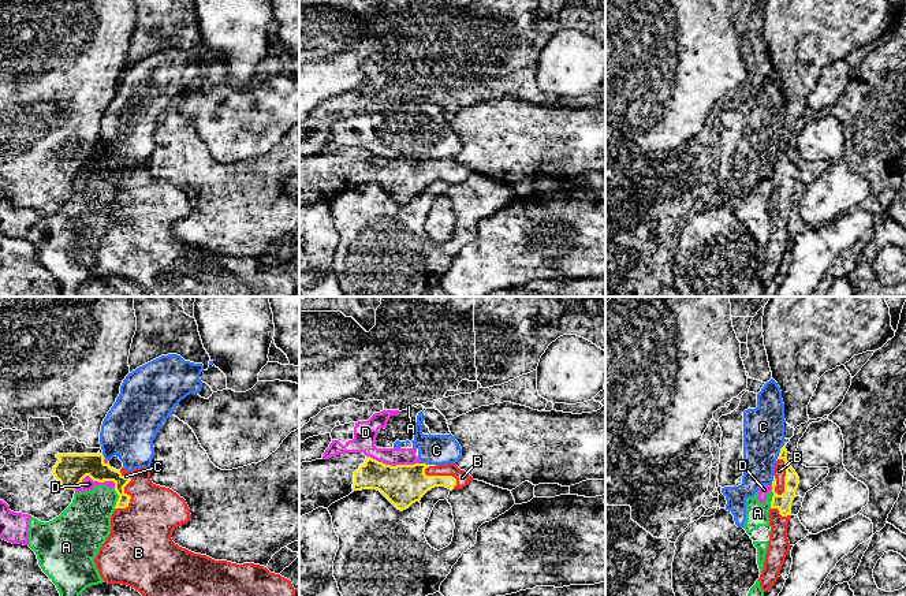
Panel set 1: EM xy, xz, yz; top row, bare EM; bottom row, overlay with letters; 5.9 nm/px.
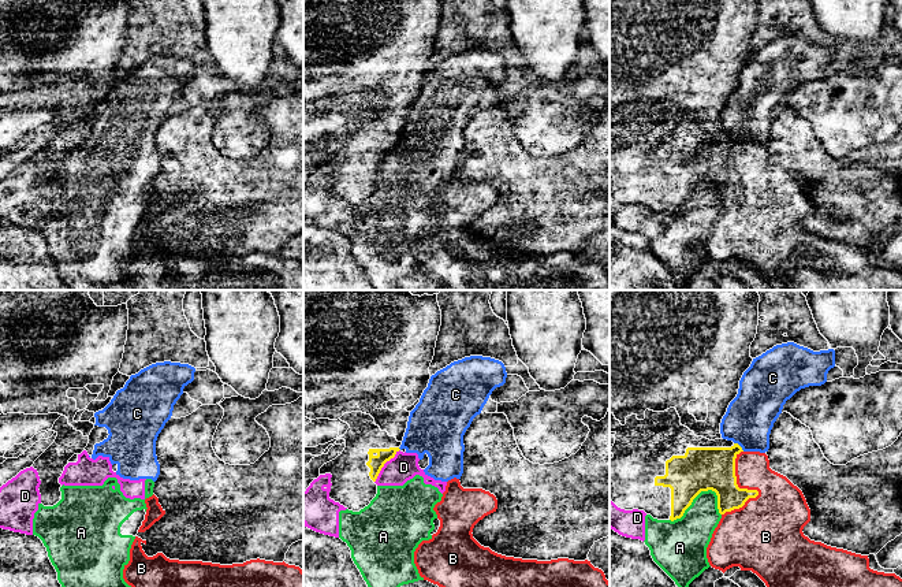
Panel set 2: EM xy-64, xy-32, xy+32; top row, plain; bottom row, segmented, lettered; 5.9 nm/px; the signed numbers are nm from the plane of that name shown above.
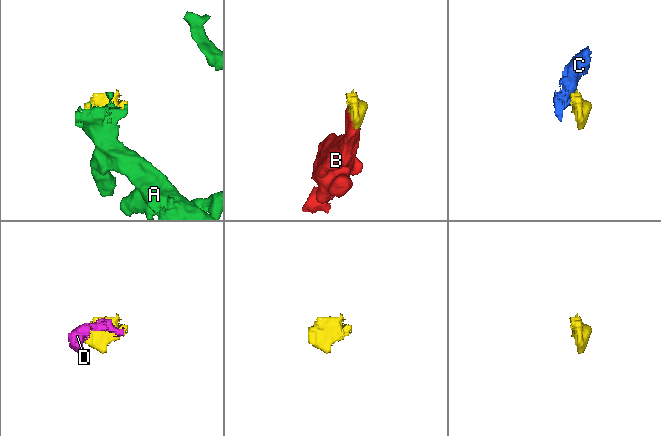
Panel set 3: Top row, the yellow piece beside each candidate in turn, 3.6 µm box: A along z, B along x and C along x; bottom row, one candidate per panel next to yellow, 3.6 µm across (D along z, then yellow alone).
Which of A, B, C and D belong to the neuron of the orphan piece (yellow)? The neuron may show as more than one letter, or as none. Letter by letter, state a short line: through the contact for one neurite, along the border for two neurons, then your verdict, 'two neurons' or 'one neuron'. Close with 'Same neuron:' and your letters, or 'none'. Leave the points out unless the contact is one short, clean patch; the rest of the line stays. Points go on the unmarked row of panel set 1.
A: two neurons
B: one neuron
C: xz (421, 156), (436, 159) | two neurons
D: two neurons
Same neuron: B

